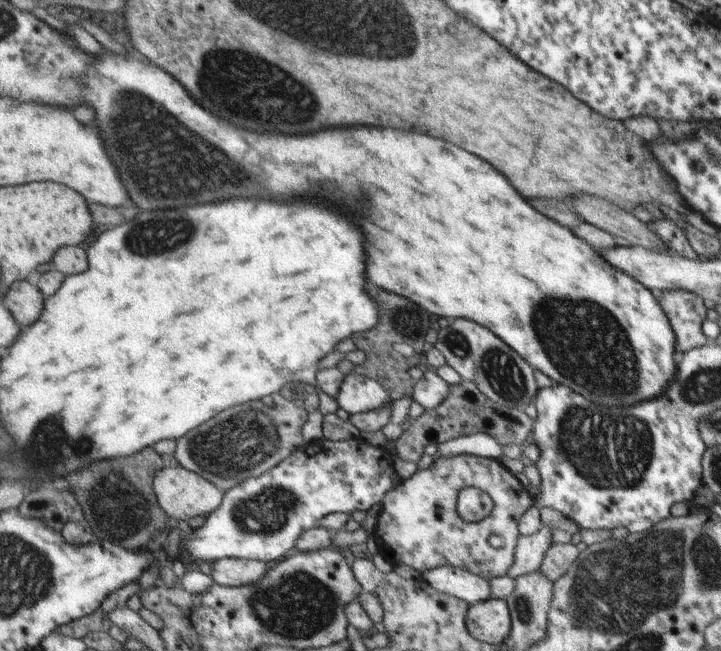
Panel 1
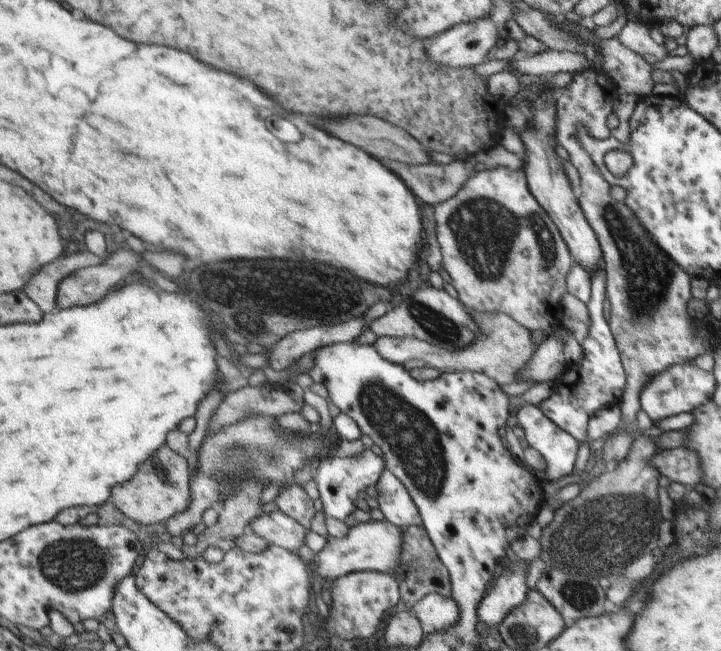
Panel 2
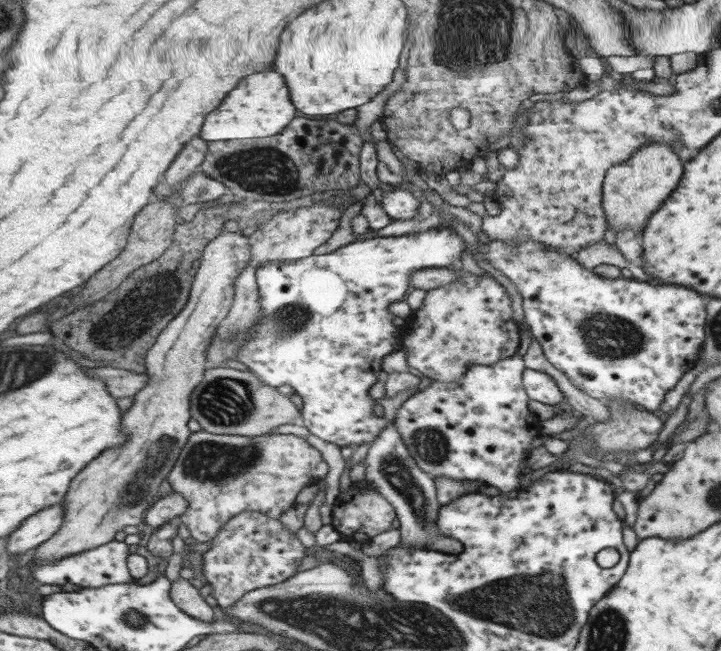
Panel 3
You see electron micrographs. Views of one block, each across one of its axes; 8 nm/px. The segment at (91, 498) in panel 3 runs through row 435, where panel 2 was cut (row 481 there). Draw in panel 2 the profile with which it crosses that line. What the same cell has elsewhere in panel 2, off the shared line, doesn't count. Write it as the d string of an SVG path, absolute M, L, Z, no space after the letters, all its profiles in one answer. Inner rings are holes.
M166 444L140 466L138 474L132 480L115 488L112 492L114 504L126 516L146 526L168 522L180 512L186 512L192 504L192 474L186 459L186 456L174 452L172 446Z

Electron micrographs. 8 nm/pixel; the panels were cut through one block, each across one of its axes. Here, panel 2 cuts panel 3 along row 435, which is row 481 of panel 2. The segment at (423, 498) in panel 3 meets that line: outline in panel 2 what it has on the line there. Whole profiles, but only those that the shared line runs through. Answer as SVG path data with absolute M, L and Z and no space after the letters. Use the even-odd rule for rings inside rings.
M384 468L380 480L375 484L379 508L385 520L394 526L423 526L422 518L414 498L407 491L407 487L394 476L388 468Z

